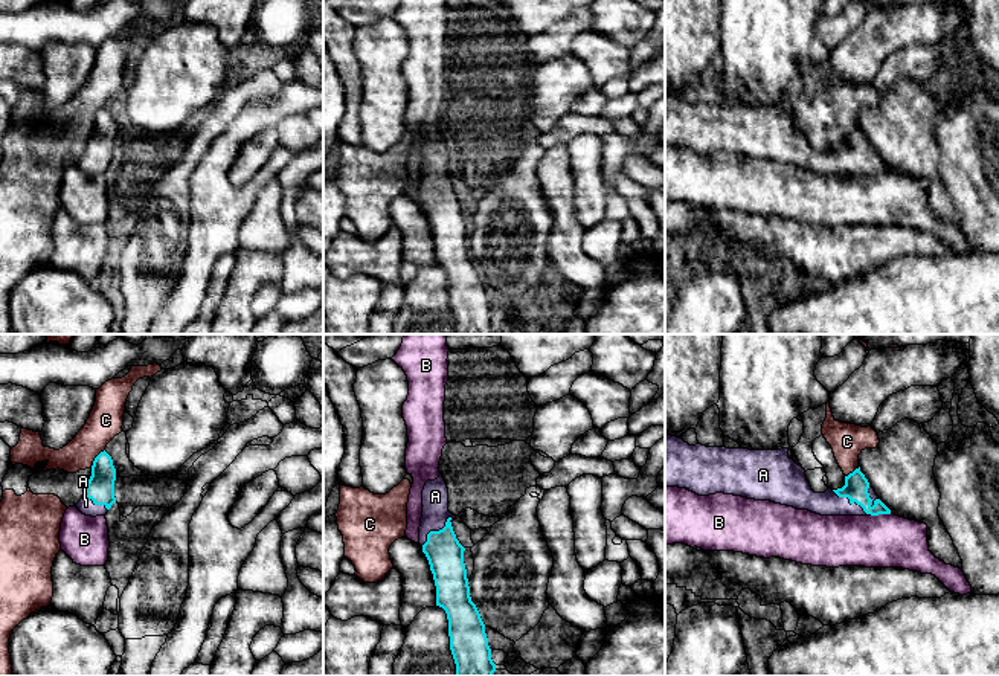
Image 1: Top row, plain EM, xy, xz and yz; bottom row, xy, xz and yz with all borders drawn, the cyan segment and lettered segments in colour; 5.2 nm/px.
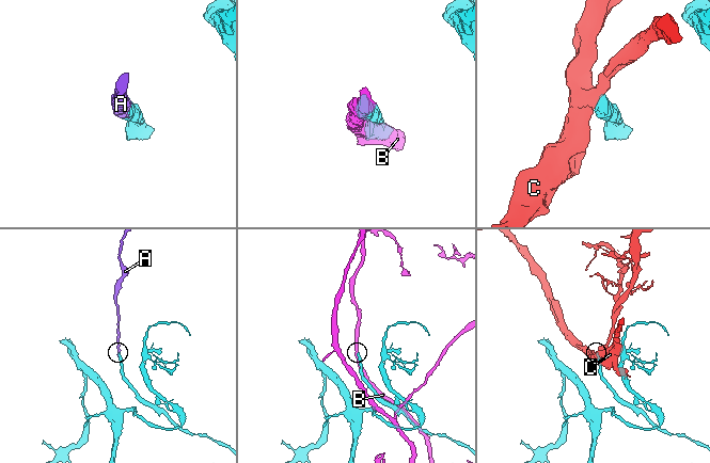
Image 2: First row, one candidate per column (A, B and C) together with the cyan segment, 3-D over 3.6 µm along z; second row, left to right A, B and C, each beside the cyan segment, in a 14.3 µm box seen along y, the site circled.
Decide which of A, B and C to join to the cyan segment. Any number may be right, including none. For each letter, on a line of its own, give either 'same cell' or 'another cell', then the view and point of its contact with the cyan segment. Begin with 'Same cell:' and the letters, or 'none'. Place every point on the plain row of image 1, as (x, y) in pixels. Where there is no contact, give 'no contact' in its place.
Same cell: A
A: same cell; contact yz (851, 160)
B: another cell; contact yz (880, 171)
C: another cell; contact xy (95, 116)

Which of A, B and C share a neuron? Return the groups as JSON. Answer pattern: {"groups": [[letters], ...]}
{"groups": [["A"], ["B"], ["C"]]}

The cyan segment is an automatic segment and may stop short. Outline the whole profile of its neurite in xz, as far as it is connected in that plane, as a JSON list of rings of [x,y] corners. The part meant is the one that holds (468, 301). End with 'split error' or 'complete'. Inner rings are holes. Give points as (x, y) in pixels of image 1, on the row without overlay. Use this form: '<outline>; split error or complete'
[[[439,133],[427,139],[422,148],[422,175],[419,185],[419,203],[426,212],[436,244],[436,264],[442,266],[448,278],[450,308],[456,322],[456,334],[493,334],[496,322],[485,291],[485,282],[470,255],[467,227],[464,221],[465,206],[456,197],[451,180],[456,174],[448,169],[448,146]]]; split error

